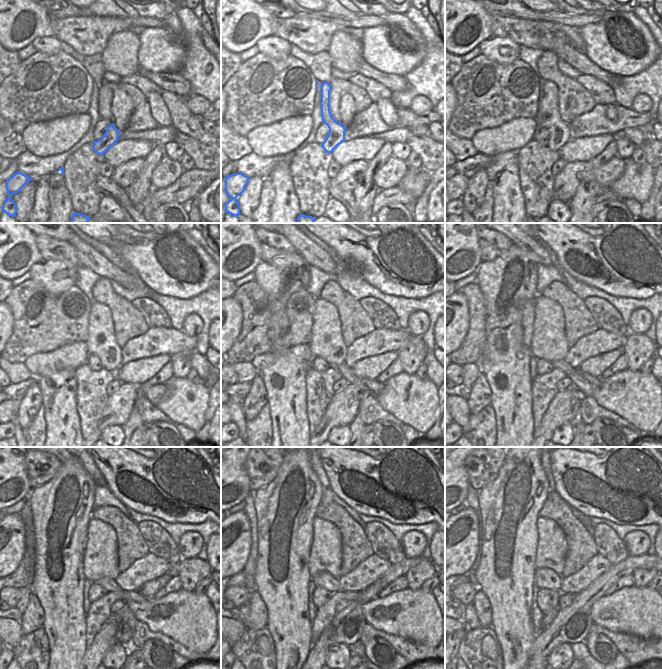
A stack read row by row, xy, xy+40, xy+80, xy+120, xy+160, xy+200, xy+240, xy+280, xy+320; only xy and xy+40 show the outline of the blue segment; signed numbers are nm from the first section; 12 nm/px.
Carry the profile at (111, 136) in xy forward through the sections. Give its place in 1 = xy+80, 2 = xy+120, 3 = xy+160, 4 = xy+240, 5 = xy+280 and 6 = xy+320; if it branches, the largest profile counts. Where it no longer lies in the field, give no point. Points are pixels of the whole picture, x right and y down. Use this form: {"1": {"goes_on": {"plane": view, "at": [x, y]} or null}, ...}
{"1": {"goes_on": {"plane": "xy+80", "at": [548, 116]}}, "2": {"goes_on": {"plane": "xy+120", "at": [101, 342]}}, "3": {"goes_on": {"plane": "xy+160", "at": [327, 343]}}, "4": {"goes_on": {"plane": "xy+240", "at": [101, 558]}}, "5": {"goes_on": {"plane": "xy+280", "at": [326, 552]}}, "6": {"goes_on": {"plane": "xy+320", "at": [551, 549]}}}

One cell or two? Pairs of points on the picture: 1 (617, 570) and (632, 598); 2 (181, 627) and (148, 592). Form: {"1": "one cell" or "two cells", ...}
{"1": "two cells", "2": "two cells"}

